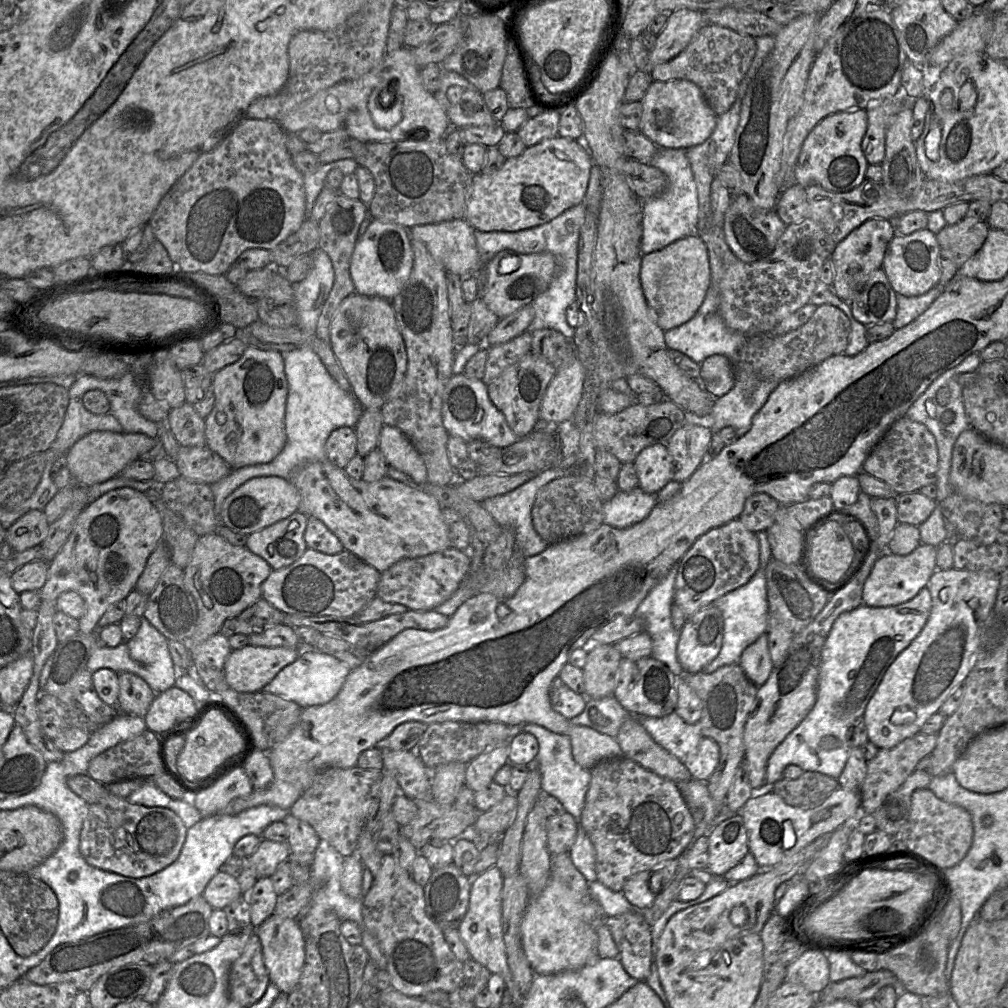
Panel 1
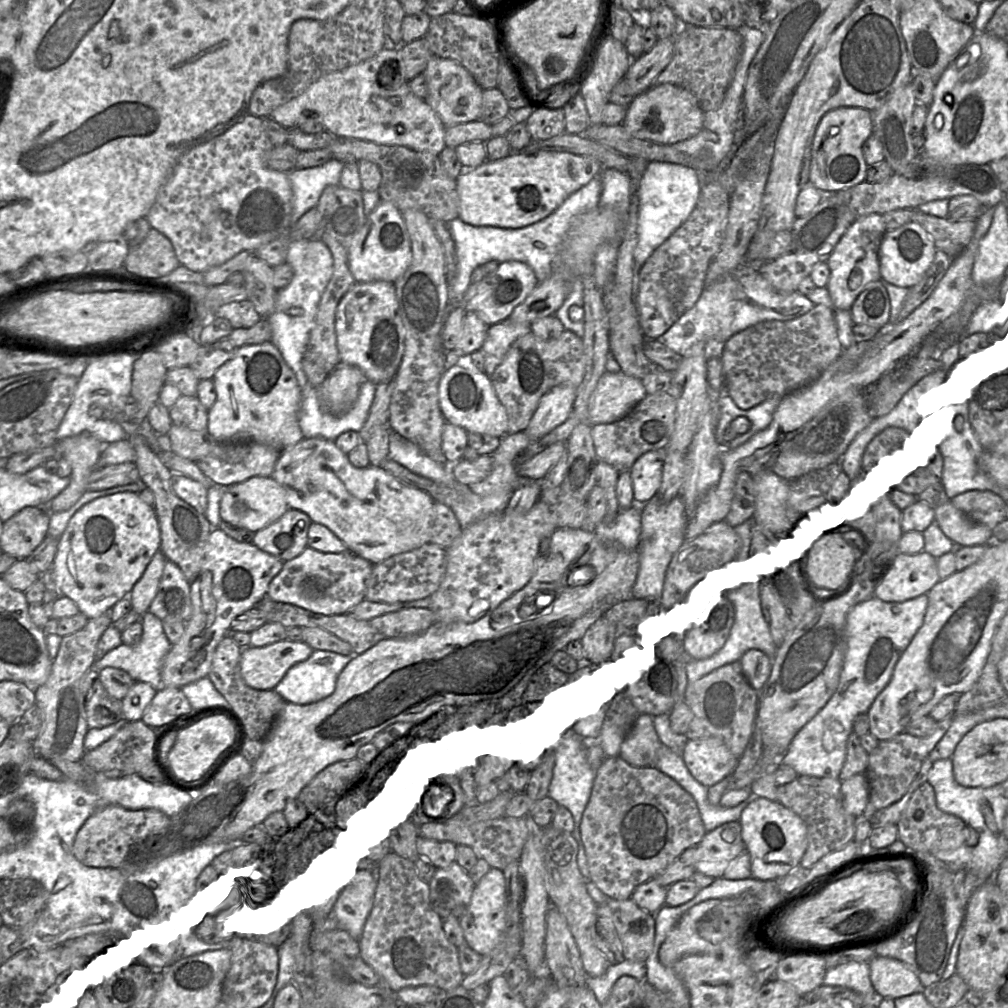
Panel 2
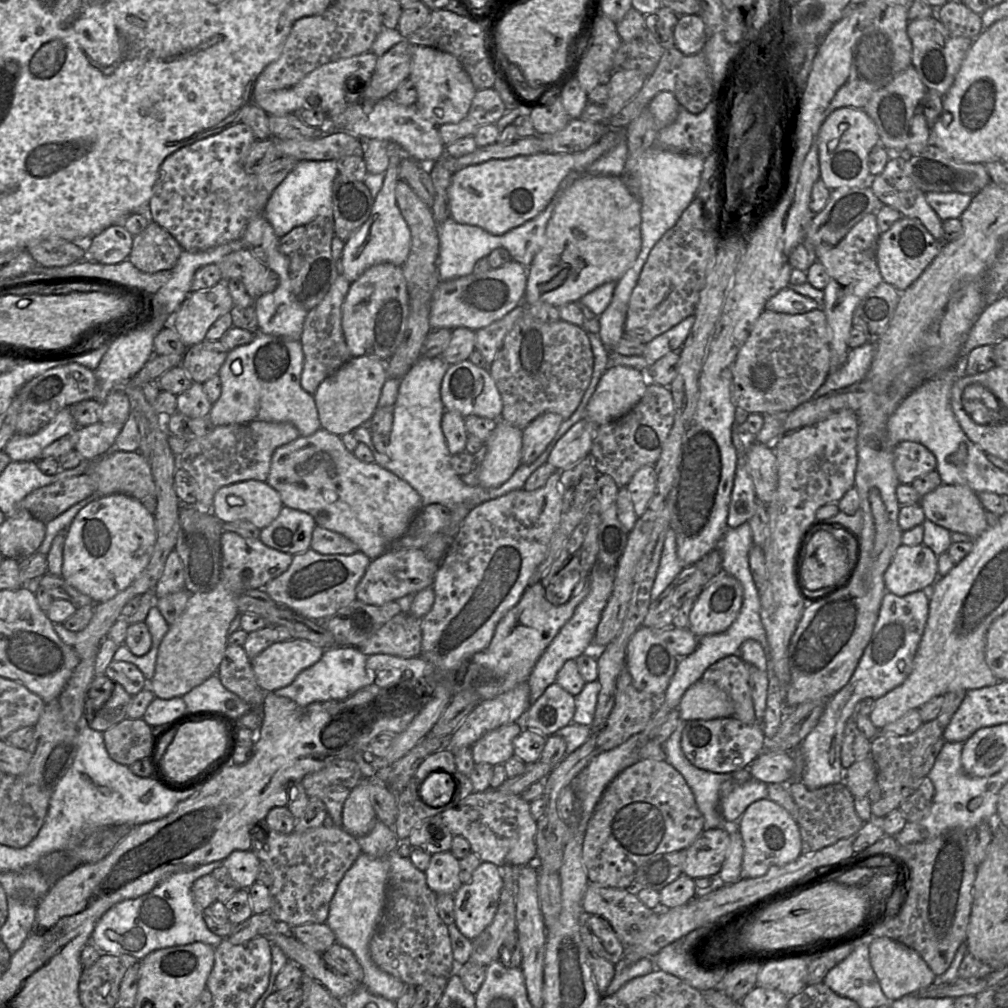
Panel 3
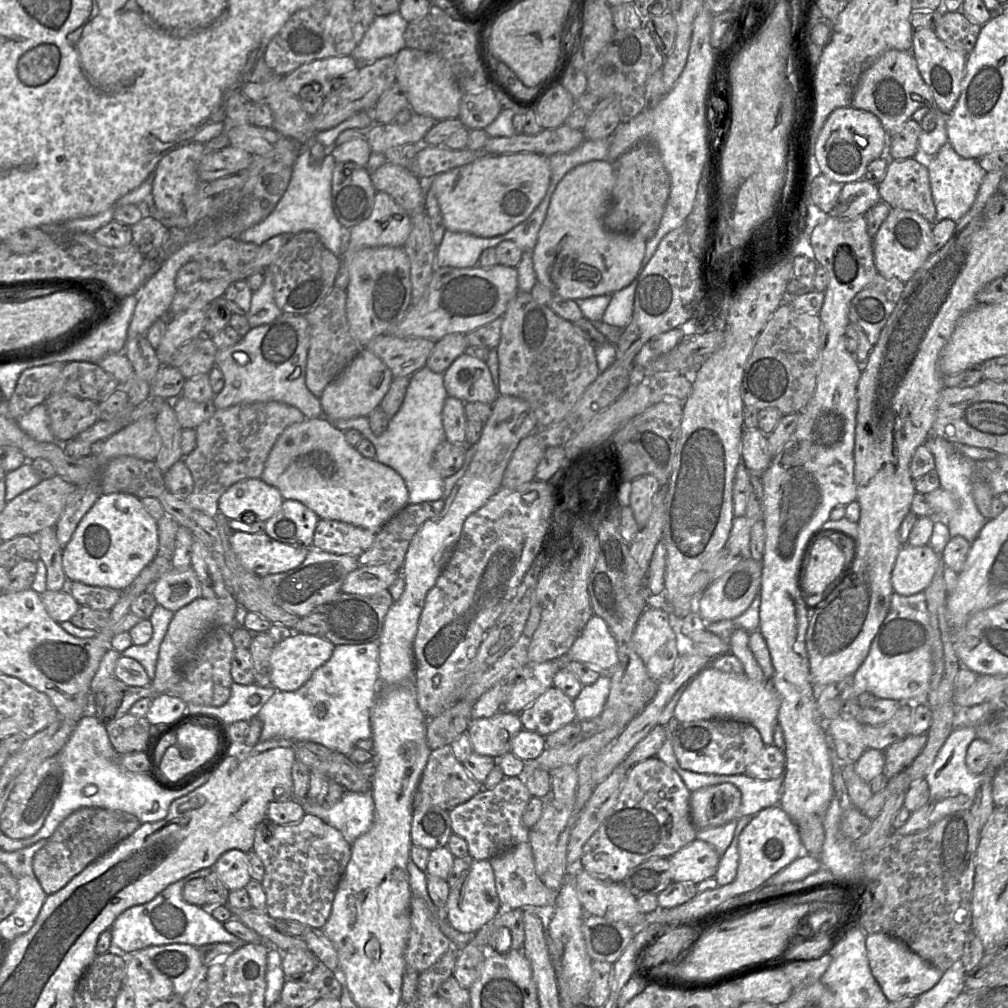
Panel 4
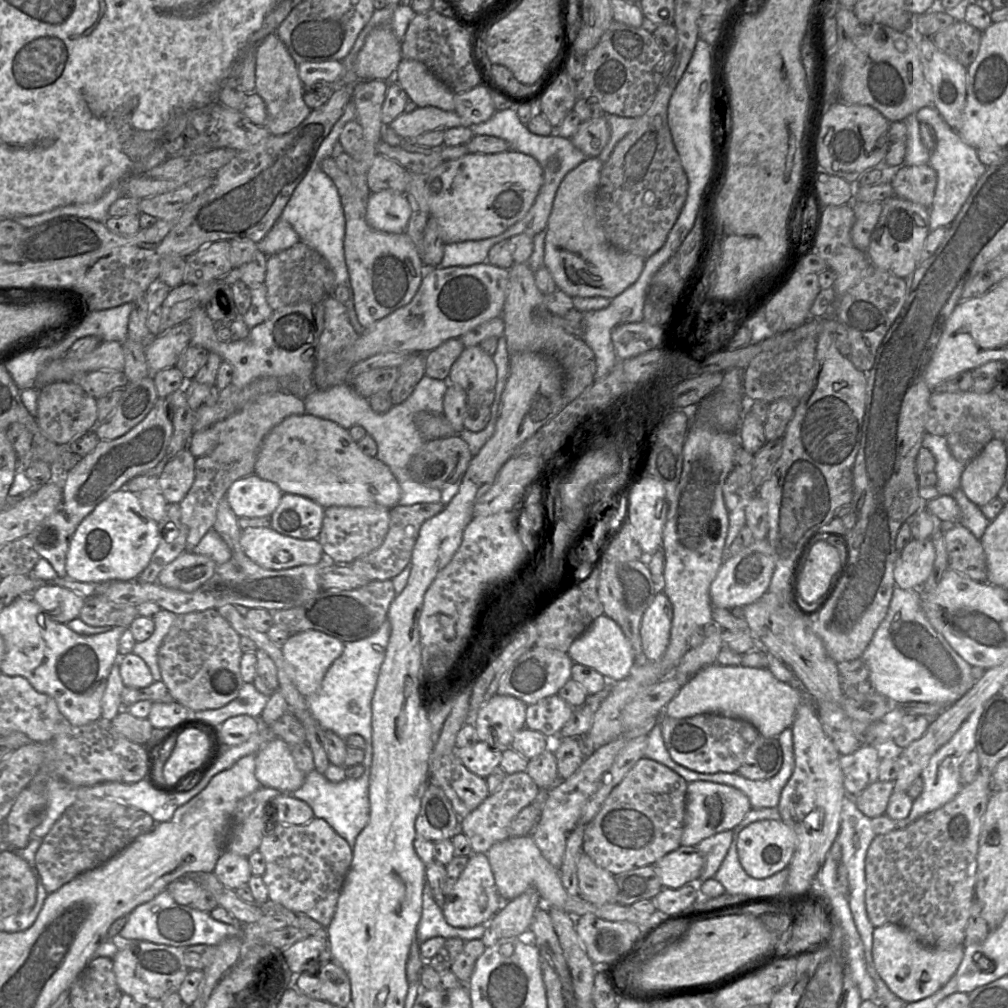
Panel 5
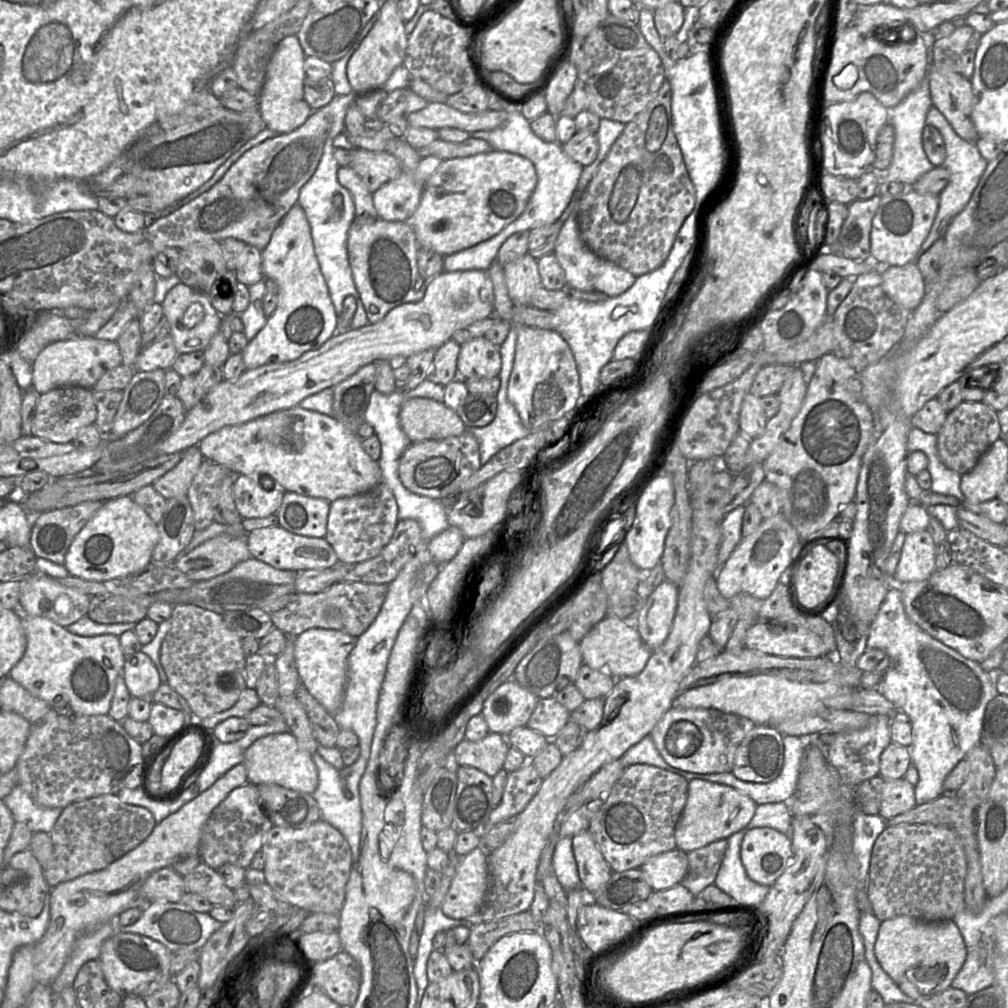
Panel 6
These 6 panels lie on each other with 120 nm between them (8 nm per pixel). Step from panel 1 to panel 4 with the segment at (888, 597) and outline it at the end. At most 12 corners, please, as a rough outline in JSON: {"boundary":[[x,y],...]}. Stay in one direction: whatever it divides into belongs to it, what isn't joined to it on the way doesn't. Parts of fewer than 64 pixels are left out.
{"boundary":[[929,544],[901,547],[894,592],[910,596],[931,583],[940,555]]}

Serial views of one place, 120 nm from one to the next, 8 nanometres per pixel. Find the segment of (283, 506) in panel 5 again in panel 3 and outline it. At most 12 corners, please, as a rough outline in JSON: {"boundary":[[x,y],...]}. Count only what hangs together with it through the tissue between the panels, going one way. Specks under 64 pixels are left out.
{"boundary":[[284,506],[260,530],[270,548],[294,556],[310,549],[310,514]]}

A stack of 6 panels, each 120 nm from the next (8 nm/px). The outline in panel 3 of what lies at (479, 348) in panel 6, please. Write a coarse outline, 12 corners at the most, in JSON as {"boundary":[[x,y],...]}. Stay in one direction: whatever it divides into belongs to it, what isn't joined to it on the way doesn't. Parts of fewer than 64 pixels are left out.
{"boundary":[[449,366],[445,409],[498,420],[503,402],[488,369]]}

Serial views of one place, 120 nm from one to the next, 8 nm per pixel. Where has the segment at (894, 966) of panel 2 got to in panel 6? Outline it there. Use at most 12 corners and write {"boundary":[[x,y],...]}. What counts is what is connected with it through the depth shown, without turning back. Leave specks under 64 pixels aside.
{"boundary":[[952,920],[881,922],[874,952],[915,1001],[966,959]]}

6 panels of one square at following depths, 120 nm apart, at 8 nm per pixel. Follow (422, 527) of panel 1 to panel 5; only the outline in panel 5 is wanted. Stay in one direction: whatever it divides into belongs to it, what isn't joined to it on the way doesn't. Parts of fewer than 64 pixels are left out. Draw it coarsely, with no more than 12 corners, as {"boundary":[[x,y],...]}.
{"boundary":[[307,413],[254,474],[324,508],[391,509],[401,488],[347,429]]}

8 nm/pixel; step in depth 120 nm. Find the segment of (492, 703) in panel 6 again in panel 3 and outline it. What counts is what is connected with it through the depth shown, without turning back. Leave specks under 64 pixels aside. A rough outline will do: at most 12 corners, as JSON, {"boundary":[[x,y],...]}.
{"boundary":[[514,722],[486,733],[471,746],[474,763],[493,767],[514,756],[523,729]]}

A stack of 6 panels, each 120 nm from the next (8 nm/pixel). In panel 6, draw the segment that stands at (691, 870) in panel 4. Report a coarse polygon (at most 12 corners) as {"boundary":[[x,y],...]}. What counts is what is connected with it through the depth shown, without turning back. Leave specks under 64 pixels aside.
{"boundary":[[678,848],[641,867],[653,891],[685,878],[688,854]]}

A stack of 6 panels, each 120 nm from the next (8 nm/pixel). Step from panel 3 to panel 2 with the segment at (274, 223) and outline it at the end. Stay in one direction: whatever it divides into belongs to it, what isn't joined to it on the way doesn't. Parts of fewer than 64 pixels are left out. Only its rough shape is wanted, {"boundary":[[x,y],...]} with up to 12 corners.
{"boundary":[[331,159],[288,174],[290,227],[339,185],[344,162]]}

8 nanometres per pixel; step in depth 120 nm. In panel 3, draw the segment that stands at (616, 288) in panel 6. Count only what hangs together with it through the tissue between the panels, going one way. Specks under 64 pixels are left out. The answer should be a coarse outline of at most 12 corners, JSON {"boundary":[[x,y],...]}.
{"boundary":[[621,176],[565,189],[528,267],[526,306],[617,282],[641,249]]}

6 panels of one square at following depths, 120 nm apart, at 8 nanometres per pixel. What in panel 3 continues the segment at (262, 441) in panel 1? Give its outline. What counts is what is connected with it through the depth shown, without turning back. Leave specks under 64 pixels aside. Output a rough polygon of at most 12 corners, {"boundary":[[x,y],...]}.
{"boundary":[[257,332],[230,350],[214,427],[321,423],[300,340]]}

